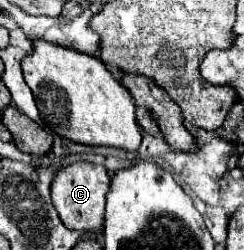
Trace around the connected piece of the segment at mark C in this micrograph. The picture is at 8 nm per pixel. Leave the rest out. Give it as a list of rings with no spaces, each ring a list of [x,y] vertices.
[[[73,162],[55,174],[51,182],[51,200],[53,206],[61,218],[61,222],[67,228],[83,230],[85,234],[97,232],[103,226],[103,214],[105,214],[105,194],[109,190],[109,174],[101,164],[91,162]]]

